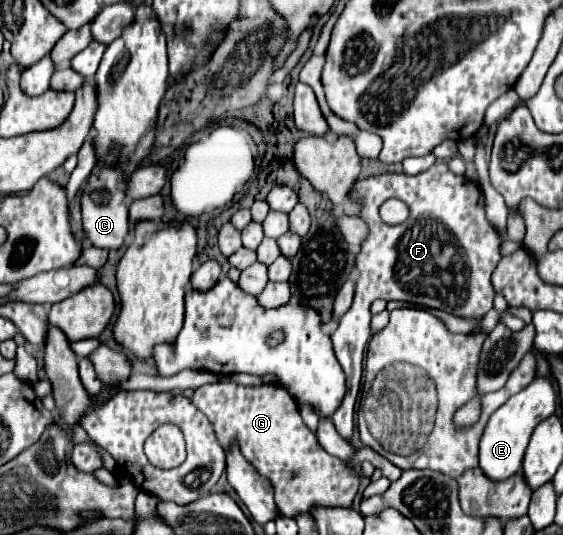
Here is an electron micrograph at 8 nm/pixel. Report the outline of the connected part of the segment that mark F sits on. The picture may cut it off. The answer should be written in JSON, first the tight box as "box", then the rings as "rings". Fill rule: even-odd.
{"box":[330,162,506,440],"rings":[[[436,162],[432,168],[416,174],[416,176],[408,176],[408,174],[374,174],[374,176],[356,180],[350,196],[352,196],[352,200],[360,202],[360,218],[368,226],[368,236],[364,238],[360,254],[356,256],[358,278],[356,278],[356,294],[354,294],[352,308],[340,318],[338,328],[330,334],[334,354],[336,354],[340,366],[346,374],[346,386],[348,386],[346,402],[330,416],[330,420],[336,426],[338,434],[346,440],[350,440],[352,432],[354,432],[354,404],[356,404],[356,396],[358,396],[360,380],[362,380],[364,348],[366,348],[366,344],[368,344],[371,337],[370,322],[372,314],[370,304],[376,298],[402,300],[402,302],[424,306],[424,308],[446,310],[446,312],[450,312],[454,316],[460,316],[460,318],[480,320],[480,318],[484,318],[484,314],[488,310],[492,310],[494,290],[492,290],[492,284],[490,284],[490,276],[492,276],[492,270],[496,268],[496,264],[500,262],[500,246],[506,240],[506,234],[500,236],[500,232],[488,222],[484,194],[478,188],[478,184],[474,184],[466,176],[452,174],[444,162]],[[390,198],[398,198],[410,208],[410,216],[408,216],[406,222],[396,224],[396,226],[390,226],[390,224],[382,222],[378,212],[380,212],[380,206]]]}

